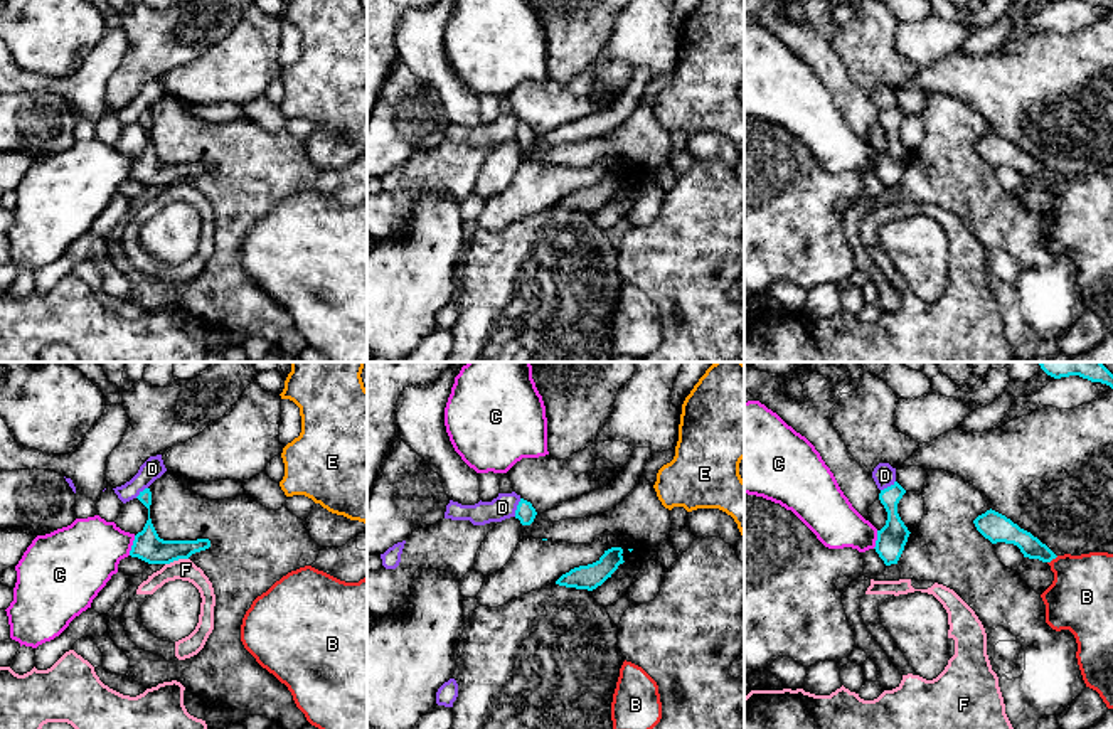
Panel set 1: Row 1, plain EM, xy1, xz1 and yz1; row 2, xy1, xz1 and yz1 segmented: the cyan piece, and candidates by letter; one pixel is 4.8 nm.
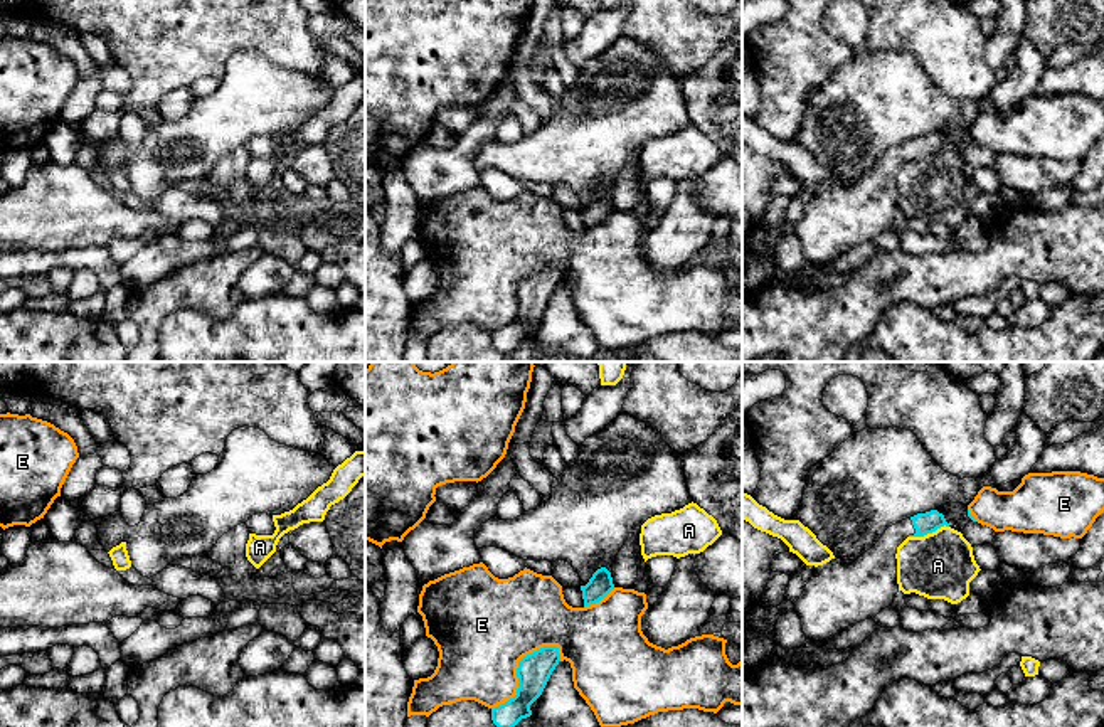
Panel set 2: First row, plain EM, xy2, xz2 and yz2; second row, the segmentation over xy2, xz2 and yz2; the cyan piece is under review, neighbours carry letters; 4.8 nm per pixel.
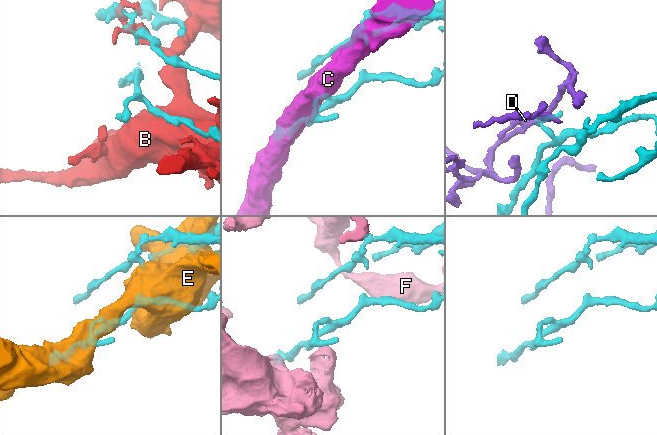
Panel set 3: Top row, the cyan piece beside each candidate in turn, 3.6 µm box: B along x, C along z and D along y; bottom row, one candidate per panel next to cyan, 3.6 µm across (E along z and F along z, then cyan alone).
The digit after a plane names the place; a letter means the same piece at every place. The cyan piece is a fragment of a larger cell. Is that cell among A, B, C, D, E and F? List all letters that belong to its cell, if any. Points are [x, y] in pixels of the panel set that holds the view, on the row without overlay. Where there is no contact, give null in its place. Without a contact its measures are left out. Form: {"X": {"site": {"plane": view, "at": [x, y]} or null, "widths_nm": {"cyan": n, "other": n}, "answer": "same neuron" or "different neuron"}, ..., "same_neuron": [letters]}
{"A": {"site": {"plane": "yz2", "at": [928, 155]}, "widths_nm": {"cyan": 100, "other": 320}, "answer": "different neuron"}, "B": {"site": {"plane": "yz1", "at": [1053, 180]}, "widths_nm": {"cyan": 110, "other": 300}, "answer": "different neuron"}, "C": {"site": {"plane": "xy1", "at": [132, 169]}, "widths_nm": {"cyan": 140, "other": 340}, "answer": "different neuron"}, "D": {"site": {"plane": "xz1", "at": [517, 130]}, "widths_nm": {"cyan": 90, "other": 120}, "answer": "different neuron"}, "E": {"site": {"plane": "xz2", "at": [517, 293]}, "widths_nm": {"cyan": 160, "other": 460}, "answer": "different neuron"}, "F": {"site": {"plane": "xy1", "at": [175, 182]}, "widths_nm": {"cyan": 140, "other": 100}, "answer": "different neuron"}, "same_neuron": []}

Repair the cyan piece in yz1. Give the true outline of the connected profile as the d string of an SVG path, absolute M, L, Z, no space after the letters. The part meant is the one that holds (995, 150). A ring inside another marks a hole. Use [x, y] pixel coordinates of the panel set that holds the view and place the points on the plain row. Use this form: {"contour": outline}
{"contour": "M987 133L973 143L977 153L992 167L1005 165L1020 172L1024 180L1051 185L1057 178L1030 155L1020 152L1005 138Z"}

